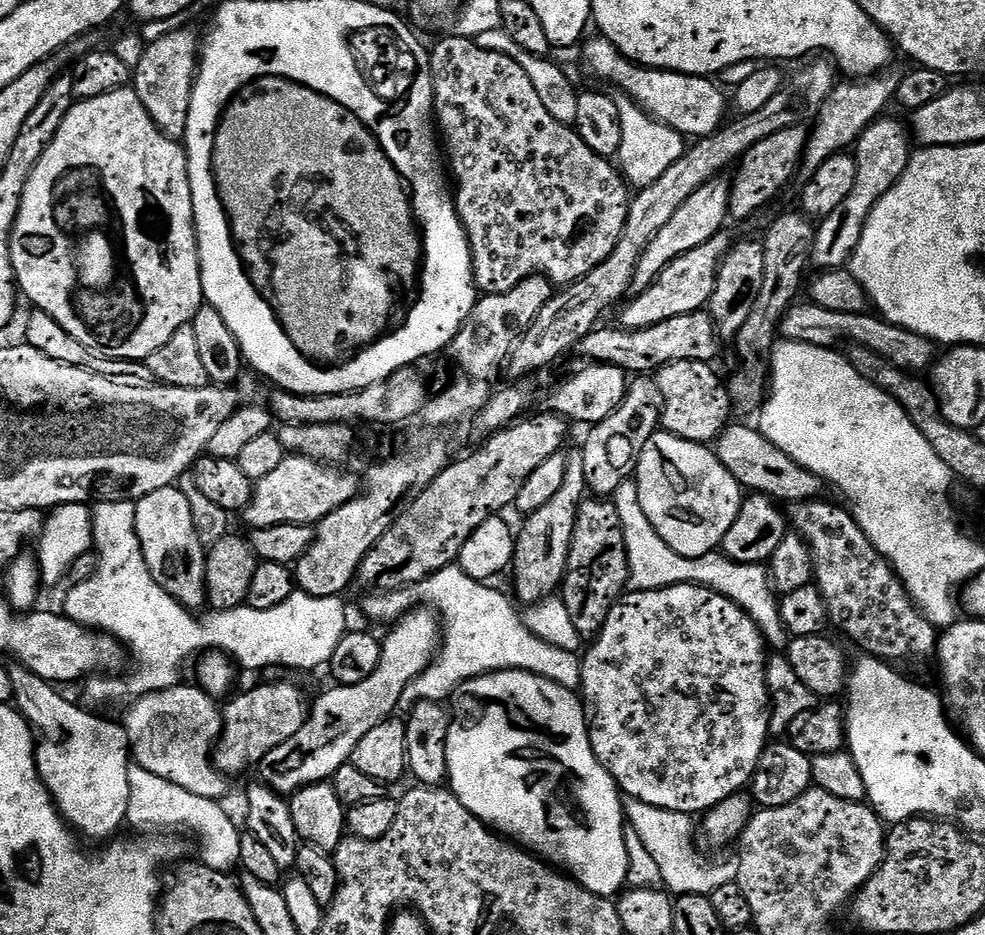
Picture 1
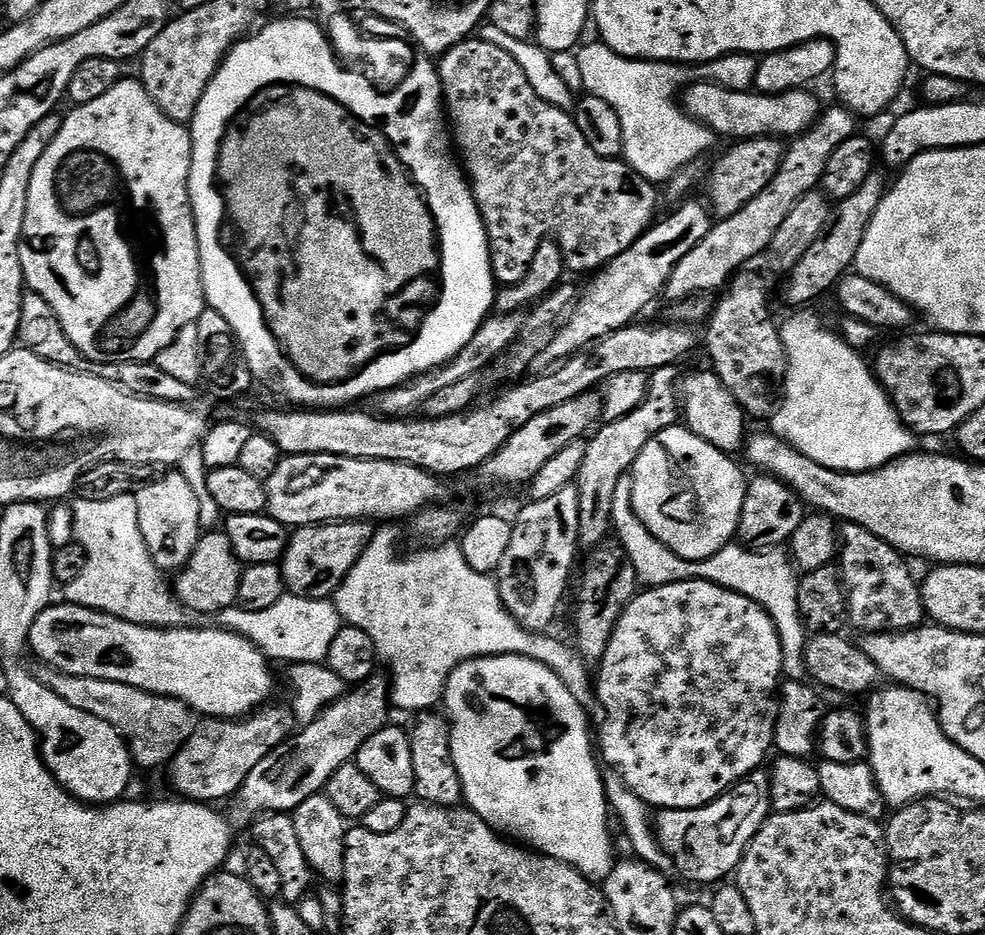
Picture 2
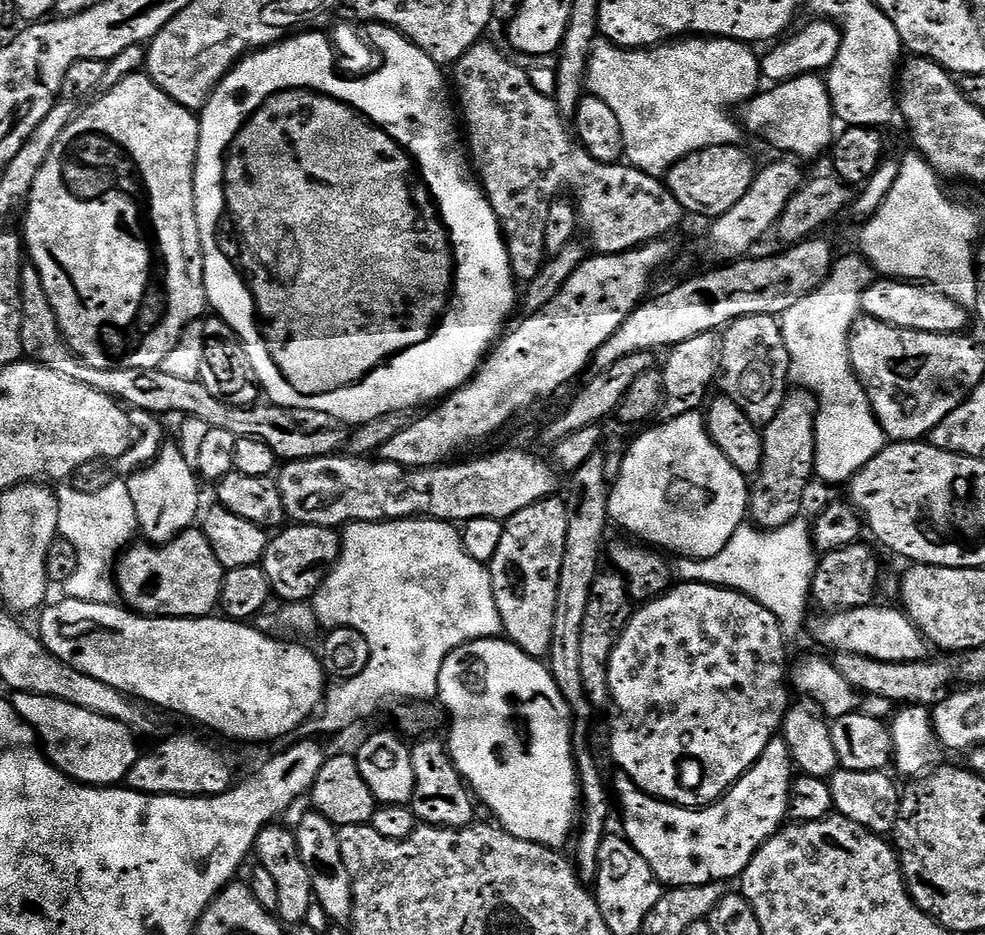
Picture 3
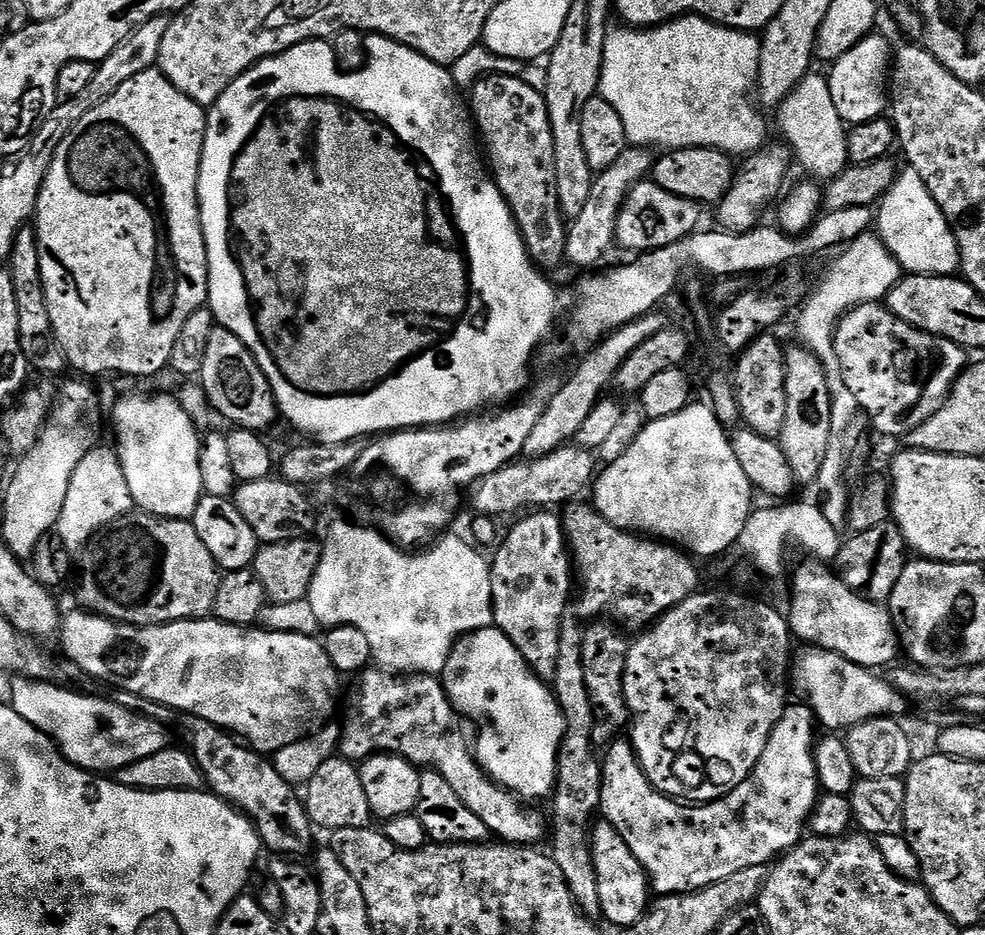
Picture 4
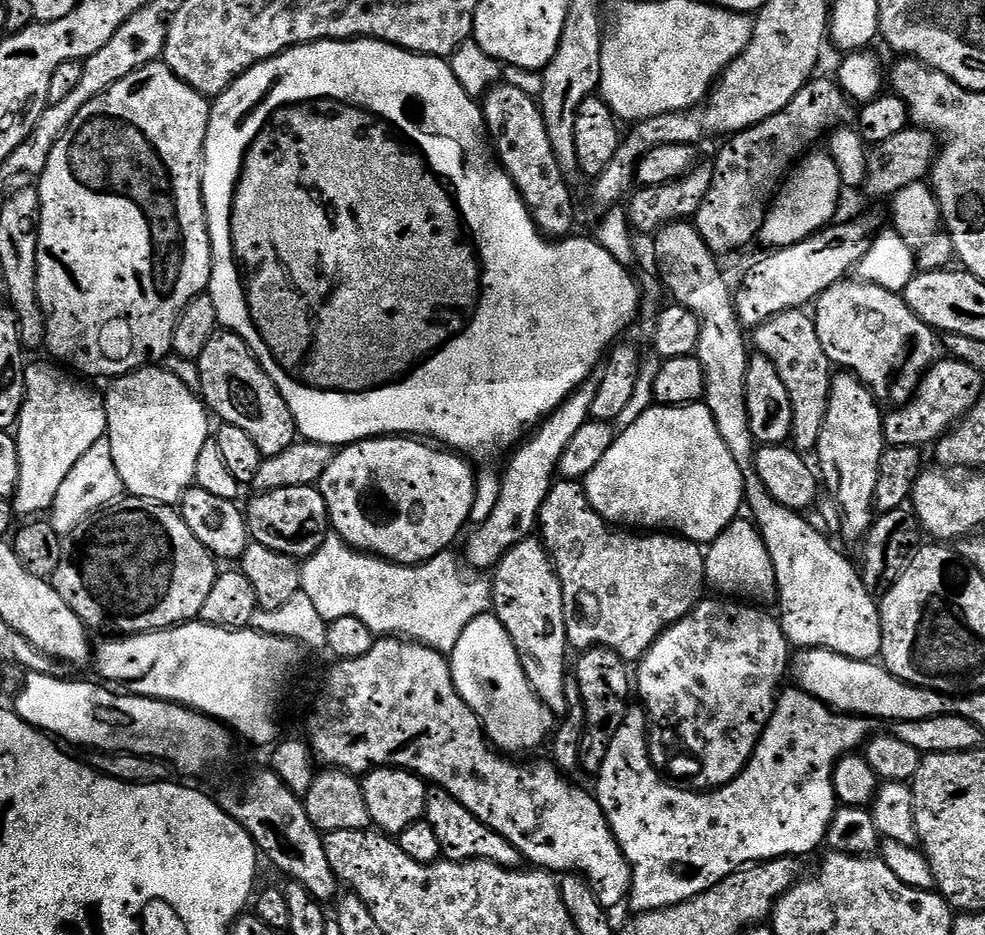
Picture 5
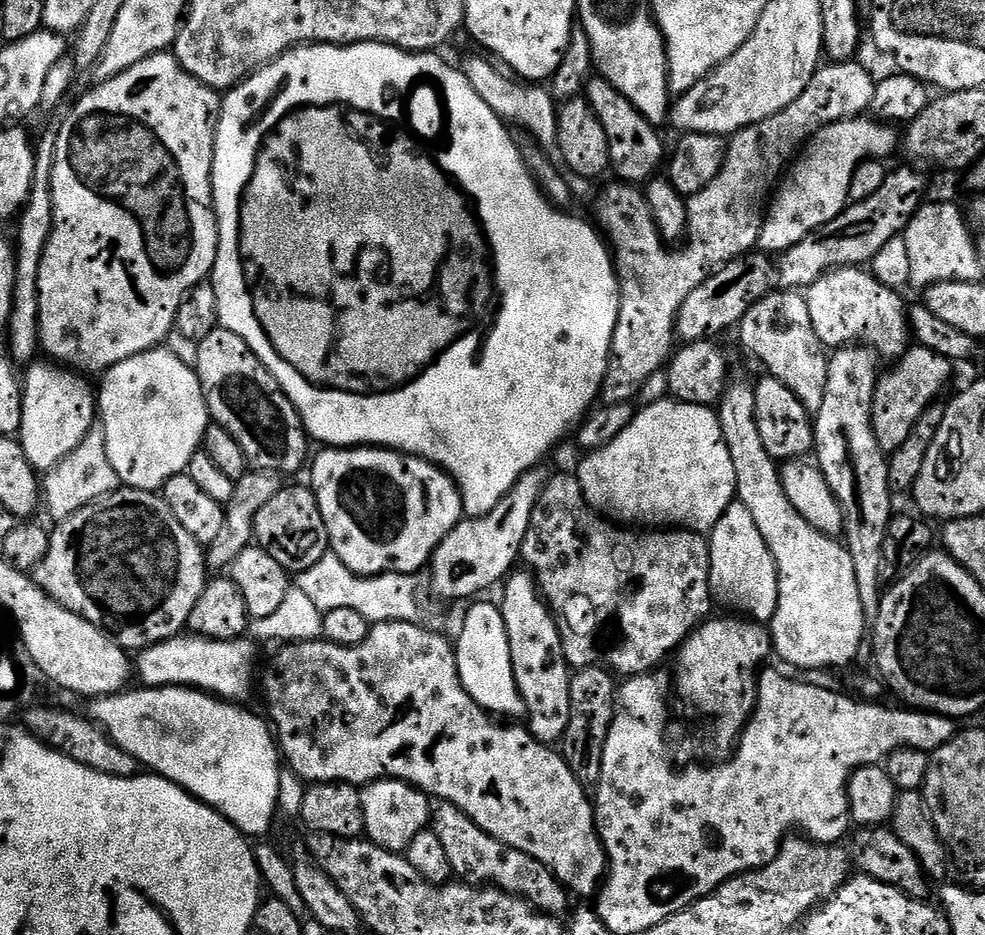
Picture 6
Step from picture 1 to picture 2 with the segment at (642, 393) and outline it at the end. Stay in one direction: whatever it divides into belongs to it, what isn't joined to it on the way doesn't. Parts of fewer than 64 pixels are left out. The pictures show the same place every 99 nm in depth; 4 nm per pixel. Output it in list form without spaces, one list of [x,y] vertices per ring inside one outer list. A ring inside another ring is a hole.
[[[673,366],[659,368],[651,373],[648,397],[644,399],[642,406],[638,406],[638,410],[630,410],[626,418],[618,418],[618,422],[601,423],[591,433],[586,446],[586,458],[582,461],[582,470],[578,470],[575,482],[578,490],[578,534],[581,549],[599,548],[609,539],[613,531],[614,490],[618,490],[618,482],[631,473],[632,463],[638,458],[638,454],[642,454],[642,450],[646,450],[646,442],[662,434],[662,430],[677,427],[682,416],[682,388],[678,383],[681,379],[680,370]]]

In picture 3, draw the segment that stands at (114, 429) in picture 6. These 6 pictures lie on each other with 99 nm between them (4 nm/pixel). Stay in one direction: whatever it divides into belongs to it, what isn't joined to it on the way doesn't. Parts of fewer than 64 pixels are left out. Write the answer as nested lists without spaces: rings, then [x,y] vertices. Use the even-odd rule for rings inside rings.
[[[165,443],[156,459],[136,470],[132,477],[127,477],[126,483],[130,490],[130,498],[134,498],[139,531],[142,536],[144,532],[143,539],[153,545],[168,544],[175,536],[180,536],[193,527],[201,515],[201,481],[175,443]]]

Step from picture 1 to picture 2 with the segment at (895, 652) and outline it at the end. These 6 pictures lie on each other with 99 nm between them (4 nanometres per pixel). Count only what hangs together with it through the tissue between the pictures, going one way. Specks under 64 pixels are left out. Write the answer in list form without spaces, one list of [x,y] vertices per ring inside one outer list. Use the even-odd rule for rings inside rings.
[[[845,523],[839,529],[840,550],[838,553],[838,571],[844,582],[844,590],[848,594],[847,623],[852,624],[860,634],[870,632],[899,632],[905,628],[918,628],[925,623],[924,594],[921,581],[916,580],[914,573],[908,569],[909,561],[905,553],[890,546],[882,538],[870,534],[861,524]]]

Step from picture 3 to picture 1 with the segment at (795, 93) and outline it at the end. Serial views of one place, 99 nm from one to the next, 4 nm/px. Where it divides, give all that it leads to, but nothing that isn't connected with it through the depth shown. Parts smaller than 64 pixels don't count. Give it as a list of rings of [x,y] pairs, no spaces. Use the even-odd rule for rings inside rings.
[[[594,36],[586,44],[583,45],[584,58],[591,70],[600,79],[618,86],[623,95],[631,97],[661,124],[670,126],[686,138],[697,140],[716,132],[725,123],[726,98],[713,79],[646,68],[624,57],[608,39],[601,36]]]

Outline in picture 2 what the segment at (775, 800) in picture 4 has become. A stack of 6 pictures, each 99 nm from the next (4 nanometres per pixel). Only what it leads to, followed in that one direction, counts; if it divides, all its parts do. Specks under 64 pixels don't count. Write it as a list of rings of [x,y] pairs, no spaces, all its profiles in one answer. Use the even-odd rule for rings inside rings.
[[[757,770],[735,785],[731,794],[719,796],[716,800],[711,800],[706,806],[663,809],[657,815],[660,817],[655,817],[654,826],[660,839],[660,845],[664,848],[665,854],[671,858],[673,869],[677,873],[680,871],[686,879],[693,880],[696,884],[713,883],[712,885],[715,885],[717,882],[731,877],[740,867],[740,860],[744,856],[744,851],[748,849],[750,842],[758,834],[758,830],[762,830],[762,826],[768,820],[771,812],[772,798],[768,785],[768,772]]]

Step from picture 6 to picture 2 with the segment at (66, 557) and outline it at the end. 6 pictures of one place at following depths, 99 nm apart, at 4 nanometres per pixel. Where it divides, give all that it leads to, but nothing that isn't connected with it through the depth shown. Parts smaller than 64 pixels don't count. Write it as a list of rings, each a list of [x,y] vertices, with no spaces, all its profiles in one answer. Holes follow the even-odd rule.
[[[223,530],[205,531],[185,568],[180,569],[174,582],[174,595],[189,613],[216,612],[223,614],[236,604],[238,582],[242,582],[245,565],[241,564],[230,546],[230,540]]]

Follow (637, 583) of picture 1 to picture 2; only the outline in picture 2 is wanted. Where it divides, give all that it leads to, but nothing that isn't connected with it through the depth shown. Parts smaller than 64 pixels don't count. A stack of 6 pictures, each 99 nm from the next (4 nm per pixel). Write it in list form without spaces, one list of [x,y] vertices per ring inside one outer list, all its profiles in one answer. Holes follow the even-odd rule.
[[[624,476],[614,490],[612,527],[615,539],[624,547],[636,571],[637,581],[648,588],[661,588],[664,584],[677,584],[680,580],[708,580],[732,592],[742,594],[758,602],[770,614],[782,642],[783,677],[788,680],[804,680],[808,670],[804,658],[809,637],[807,627],[800,613],[798,598],[799,575],[791,557],[783,549],[766,551],[745,548],[739,542],[728,544],[718,554],[705,560],[683,560],[678,558],[634,514],[632,505],[632,478]]]

